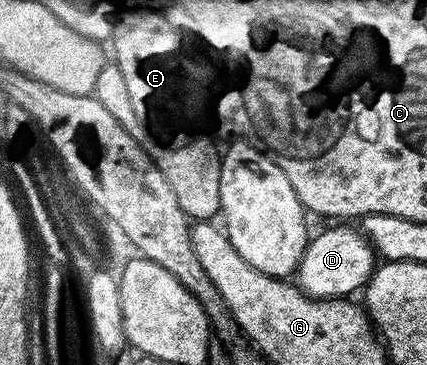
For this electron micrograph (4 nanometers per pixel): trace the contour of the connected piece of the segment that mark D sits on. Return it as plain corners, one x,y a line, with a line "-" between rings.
346,224
333,226
336,227
315,238
313,235
306,243
302,259
298,261
296,285
302,293
312,298
346,298
353,290
361,291
376,269
374,247
358,230
349,230

